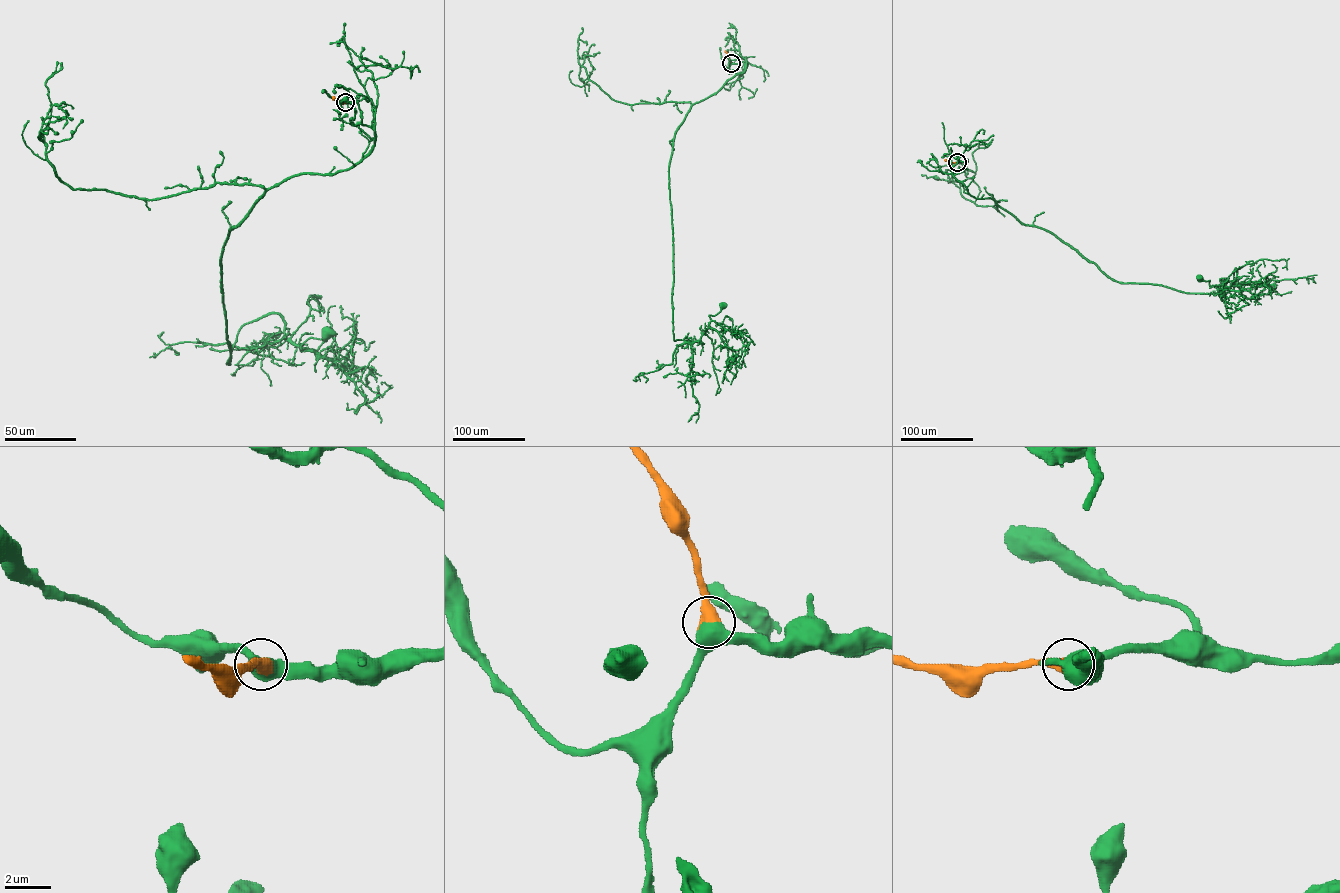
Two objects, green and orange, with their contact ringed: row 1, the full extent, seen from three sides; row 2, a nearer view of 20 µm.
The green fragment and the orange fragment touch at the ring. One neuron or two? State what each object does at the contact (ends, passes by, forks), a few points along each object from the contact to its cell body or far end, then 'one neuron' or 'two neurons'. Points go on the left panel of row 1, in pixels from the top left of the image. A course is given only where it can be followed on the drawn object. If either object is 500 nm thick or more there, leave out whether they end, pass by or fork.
green via (345, 102), (371, 100), (373, 147), (271, 186), (221, 261), (227, 363), (271, 313), (302, 350), (328, 332) | orange via (345, 102), (332, 97) | one neuron

